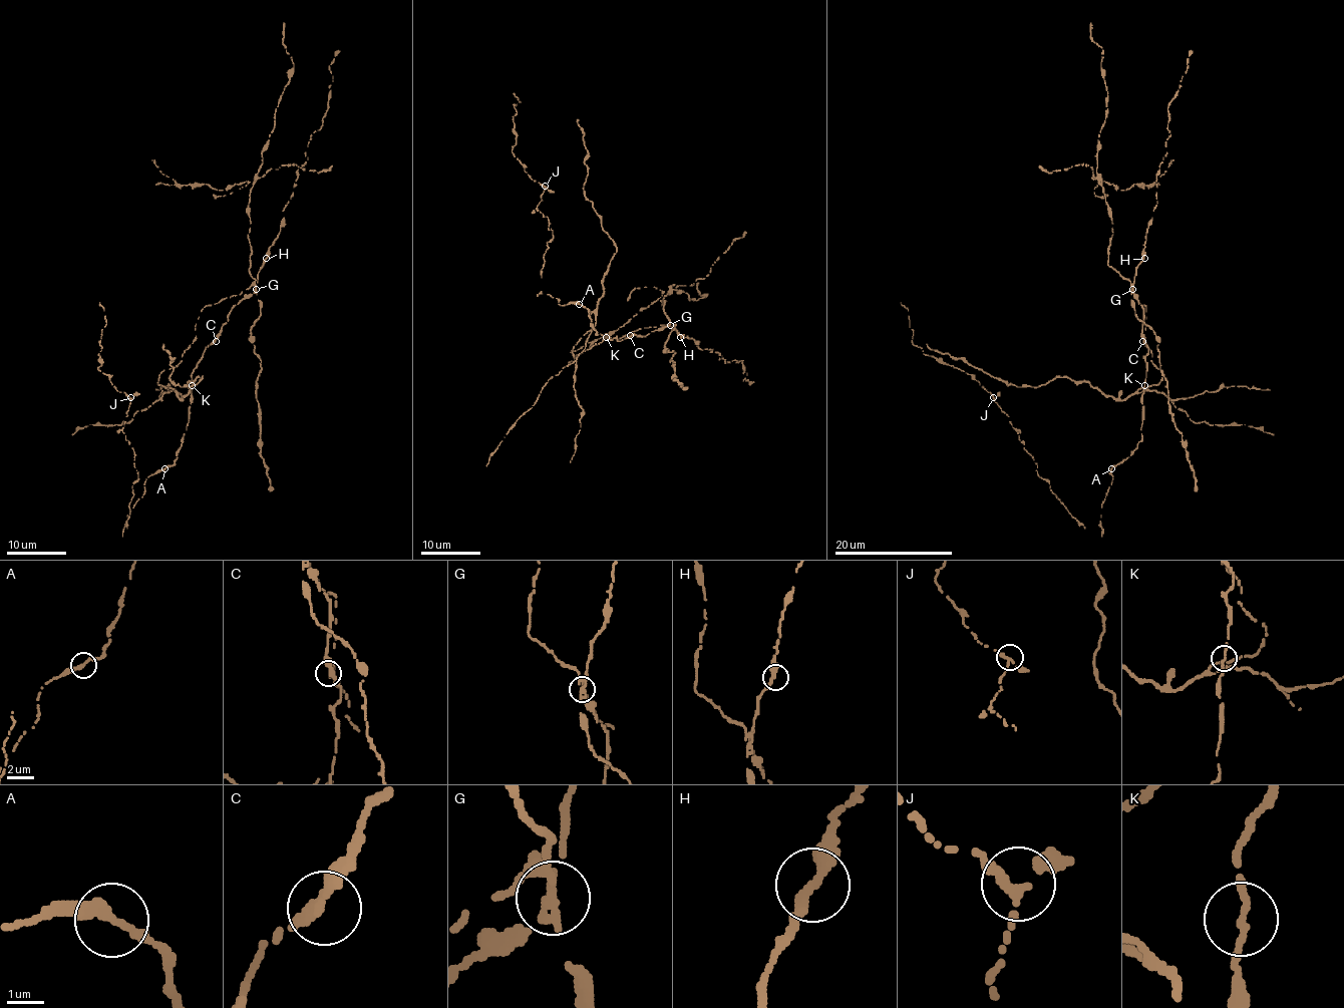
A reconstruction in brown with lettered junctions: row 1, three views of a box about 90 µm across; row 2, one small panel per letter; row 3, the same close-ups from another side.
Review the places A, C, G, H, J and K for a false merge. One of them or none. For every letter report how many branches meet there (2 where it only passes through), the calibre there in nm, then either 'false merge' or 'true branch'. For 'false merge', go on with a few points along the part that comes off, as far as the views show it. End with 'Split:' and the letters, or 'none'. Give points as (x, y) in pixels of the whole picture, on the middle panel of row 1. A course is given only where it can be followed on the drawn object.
A: branches 2; calibre 300 nm; true branch
C: branches 2; calibre 320 nm; true branch
G: branches 3; calibre 220 nm; false merge; course (669, 325), (610, 337), (574, 356), (596, 323), (616, 248), (584, 192), (588, 150), (578, 119)
H: branches 2; calibre 320 nm; true branch
J: branches 3; calibre 200 nm; true branch
K: branches 2; calibre 200 nm; true branch
Split: G

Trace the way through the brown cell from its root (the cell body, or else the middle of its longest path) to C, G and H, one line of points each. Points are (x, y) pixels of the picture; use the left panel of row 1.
C: (192, 384), (196, 363), (204, 350), (216, 341)
G: (192, 384), (196, 363), (220, 332), (232, 307), (255, 289)
H: (192, 384), (196, 363), (220, 332), (232, 307), (254, 292), (254, 282), (257, 282), (266, 258)

